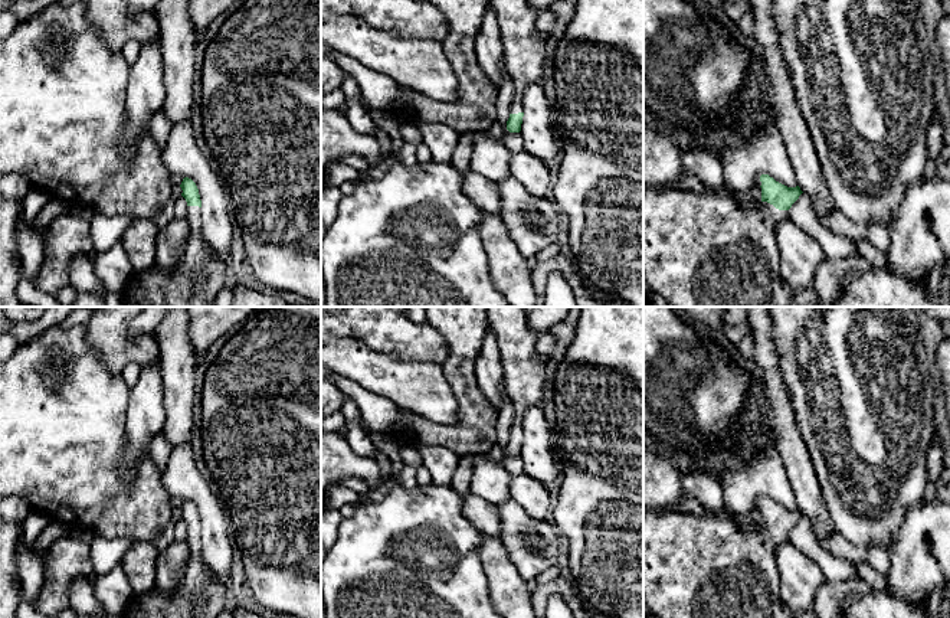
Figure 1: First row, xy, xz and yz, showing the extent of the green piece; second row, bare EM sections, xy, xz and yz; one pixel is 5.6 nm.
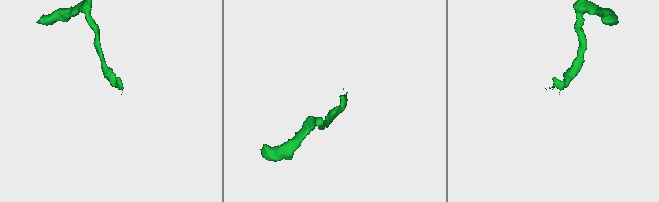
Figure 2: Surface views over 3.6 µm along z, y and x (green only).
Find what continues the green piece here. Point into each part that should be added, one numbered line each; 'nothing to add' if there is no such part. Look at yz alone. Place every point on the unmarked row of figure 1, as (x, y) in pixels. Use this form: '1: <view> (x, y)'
1: yz (694, 566)

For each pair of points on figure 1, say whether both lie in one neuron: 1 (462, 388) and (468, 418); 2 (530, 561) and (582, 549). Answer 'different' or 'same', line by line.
1: same
2: different

